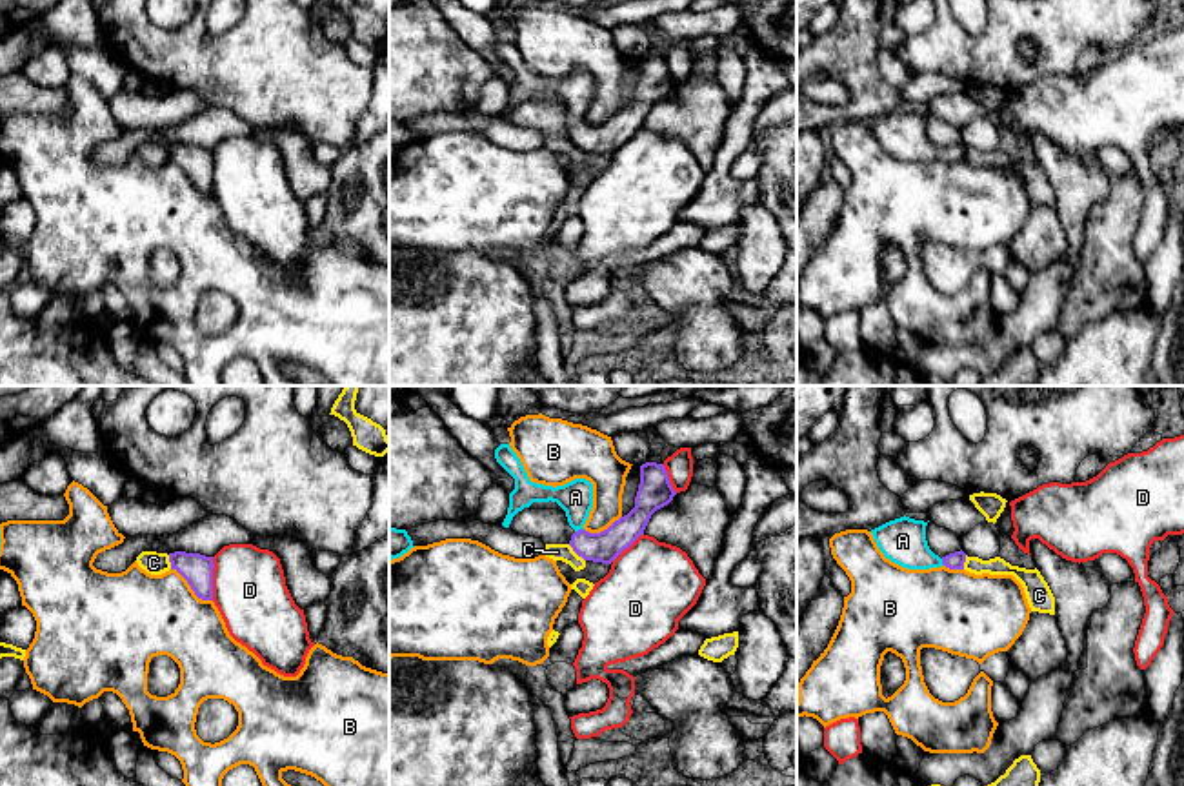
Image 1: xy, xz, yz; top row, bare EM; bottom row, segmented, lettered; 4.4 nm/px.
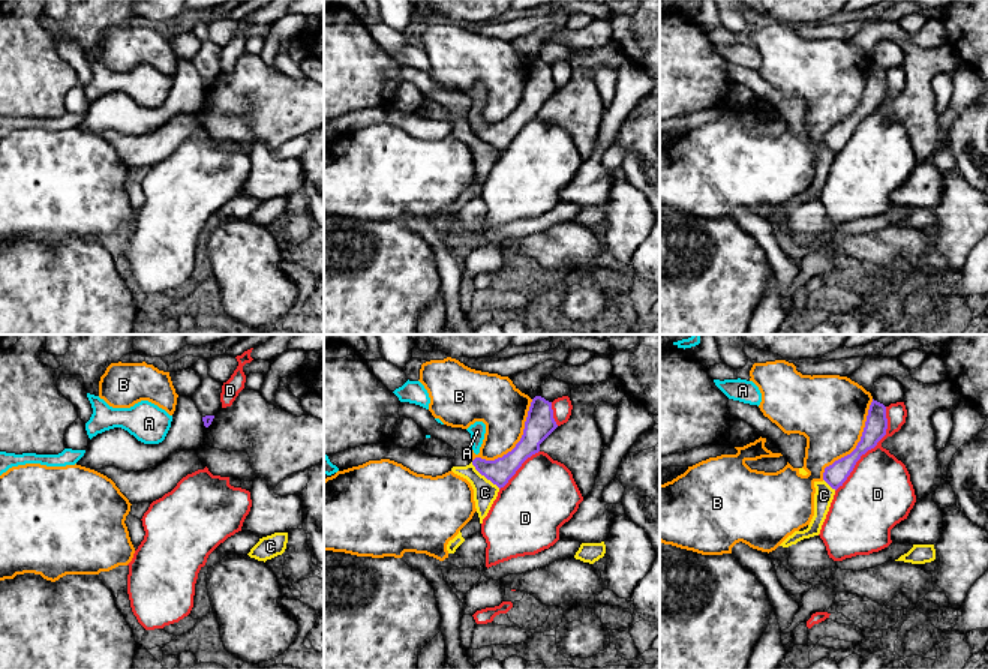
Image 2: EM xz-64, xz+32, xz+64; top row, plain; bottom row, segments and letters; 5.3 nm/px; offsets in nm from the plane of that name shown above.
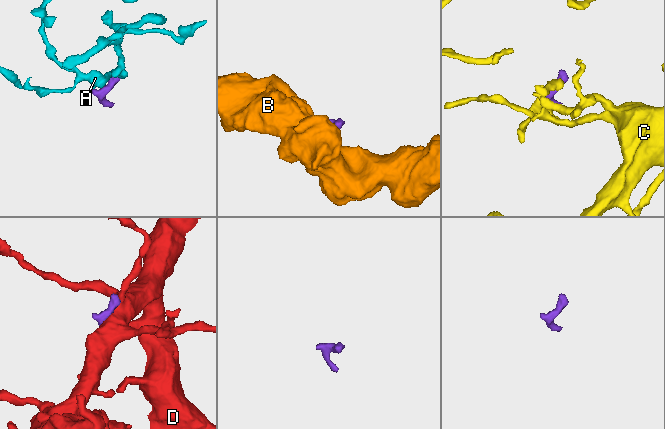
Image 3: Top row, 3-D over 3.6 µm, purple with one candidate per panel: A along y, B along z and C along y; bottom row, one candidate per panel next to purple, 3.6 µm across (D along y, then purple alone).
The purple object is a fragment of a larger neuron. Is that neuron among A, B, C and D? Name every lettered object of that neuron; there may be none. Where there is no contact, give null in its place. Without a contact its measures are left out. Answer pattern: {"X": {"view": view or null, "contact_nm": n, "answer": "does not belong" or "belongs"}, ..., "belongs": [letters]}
{"A": {"view": "xz", "contact_nm": 40, "answer": "belongs"}, "B": {"view": "xy", "contact_nm": 240, "answer": "does not belong"}, "C": {"view": "xz", "contact_nm": 110, "answer": "does not belong"}, "D": {"view": "xy", "contact_nm": 190, "answer": "does not belong"}, "belongs": ["A"]}

